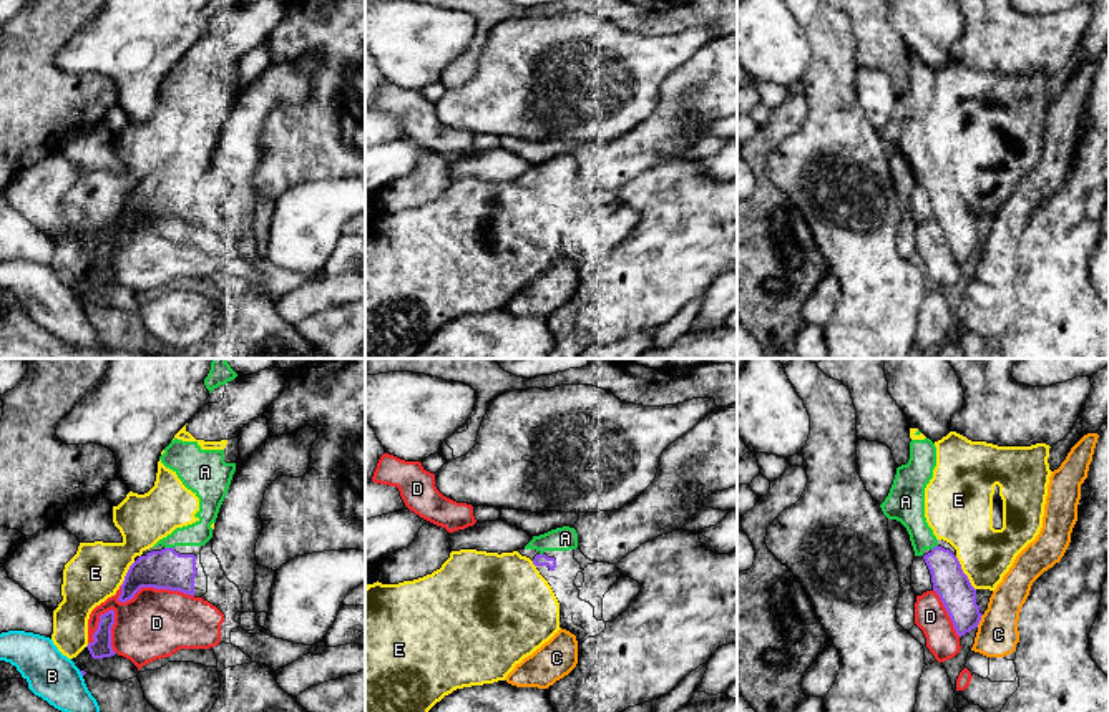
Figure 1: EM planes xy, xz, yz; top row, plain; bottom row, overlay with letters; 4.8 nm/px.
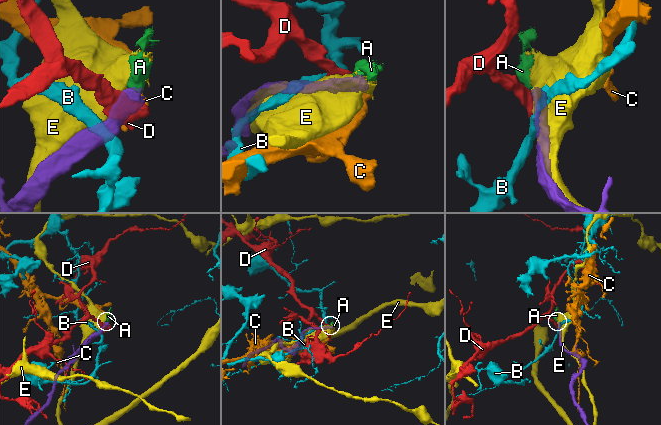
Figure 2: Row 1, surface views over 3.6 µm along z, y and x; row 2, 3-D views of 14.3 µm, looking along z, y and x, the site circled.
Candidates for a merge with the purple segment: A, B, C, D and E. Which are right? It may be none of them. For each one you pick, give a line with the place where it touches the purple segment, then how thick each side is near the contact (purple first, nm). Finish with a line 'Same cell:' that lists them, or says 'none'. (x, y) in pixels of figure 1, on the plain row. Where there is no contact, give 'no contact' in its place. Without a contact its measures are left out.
A: xy (170, 176) | 190/120 nm
Same cell: A

